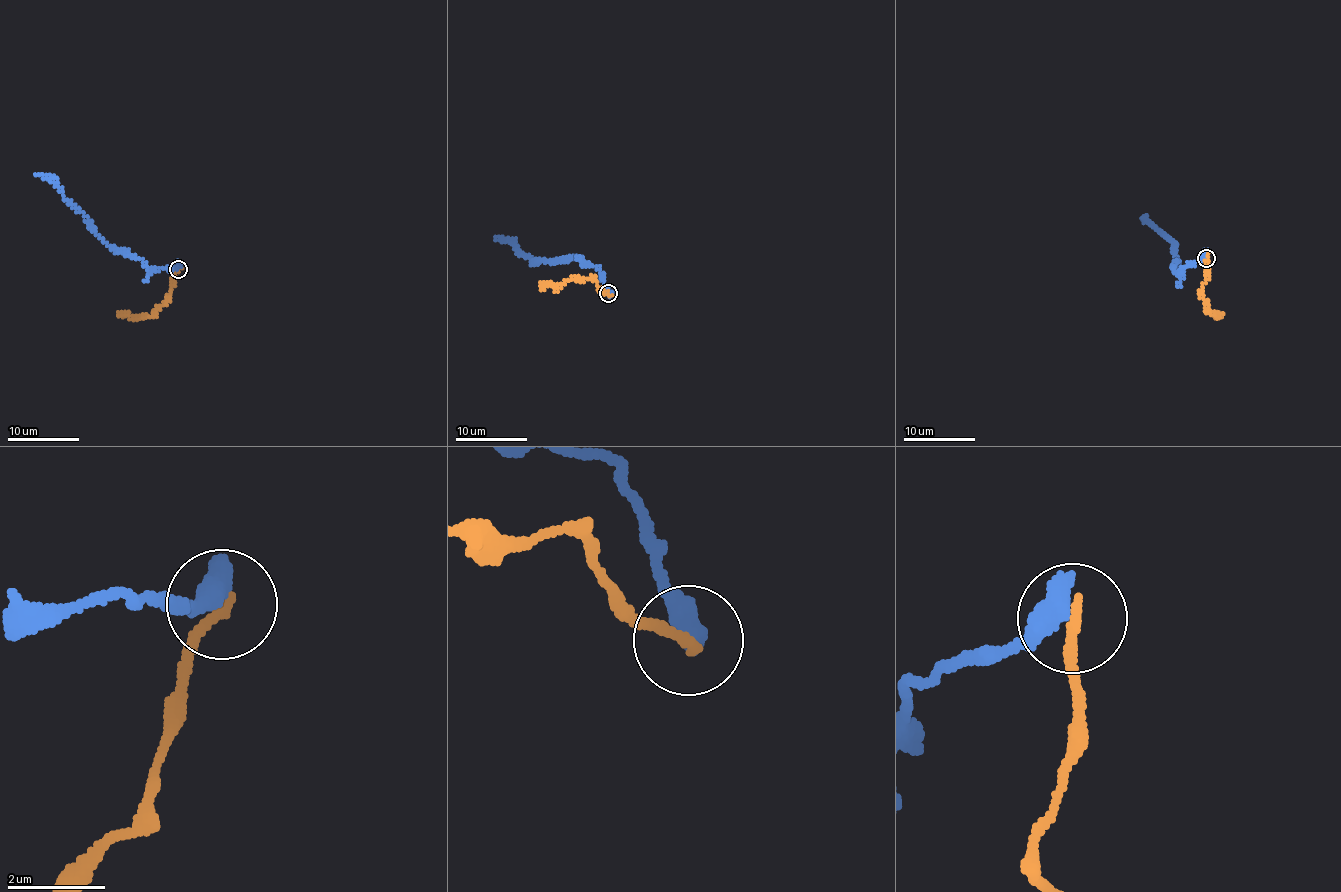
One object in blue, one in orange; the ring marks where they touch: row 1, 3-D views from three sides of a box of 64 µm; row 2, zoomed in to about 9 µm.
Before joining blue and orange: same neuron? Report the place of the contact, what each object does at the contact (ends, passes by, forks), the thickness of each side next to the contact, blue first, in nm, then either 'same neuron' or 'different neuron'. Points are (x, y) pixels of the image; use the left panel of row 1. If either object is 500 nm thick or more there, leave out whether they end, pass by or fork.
(178, 269) | 550/240 nm | different neuron

